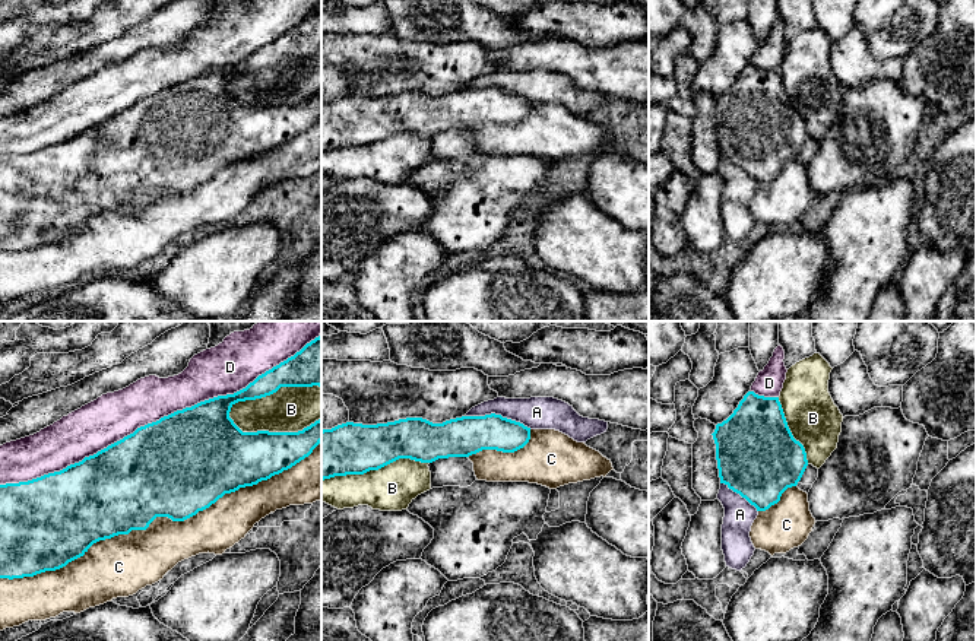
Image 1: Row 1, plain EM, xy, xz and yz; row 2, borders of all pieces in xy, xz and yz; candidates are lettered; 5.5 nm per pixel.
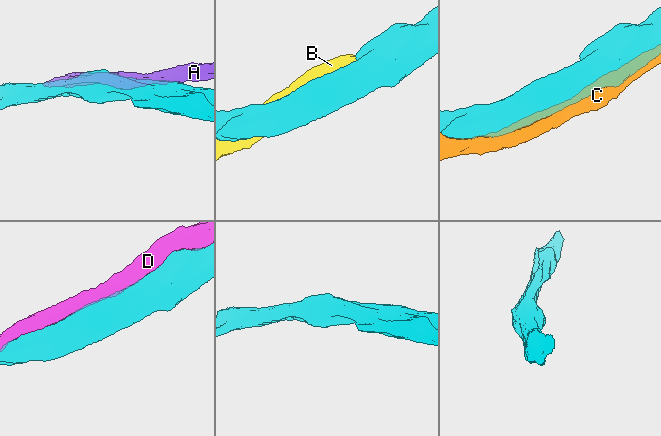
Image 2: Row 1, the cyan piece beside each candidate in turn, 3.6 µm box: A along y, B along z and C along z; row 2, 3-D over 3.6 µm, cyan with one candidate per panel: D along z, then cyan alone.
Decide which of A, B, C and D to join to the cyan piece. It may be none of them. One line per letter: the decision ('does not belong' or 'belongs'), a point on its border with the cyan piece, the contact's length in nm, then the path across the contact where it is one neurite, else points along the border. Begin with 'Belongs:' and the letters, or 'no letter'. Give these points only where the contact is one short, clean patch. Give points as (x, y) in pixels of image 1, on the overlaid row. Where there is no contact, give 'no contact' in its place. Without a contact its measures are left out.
Belongs: no letter
A: does not belong; contact xz (498, 415); length 360 nm
B: does not belong; contact xy (271, 393); length 550 nm
C: does not belong; contact xy (161, 516); length 1900 nm
D: does not belong; contact xy (161, 418); length 1950 nm

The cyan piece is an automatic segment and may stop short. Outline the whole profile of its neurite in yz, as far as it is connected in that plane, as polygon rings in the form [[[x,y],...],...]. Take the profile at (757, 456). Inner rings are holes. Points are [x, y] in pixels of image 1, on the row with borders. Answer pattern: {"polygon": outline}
{"polygon": [[[748,391],[733,413],[716,425],[712,435],[720,483],[745,498],[757,511],[777,504],[788,488],[798,485],[808,466],[805,448],[793,438],[779,397]]]}

